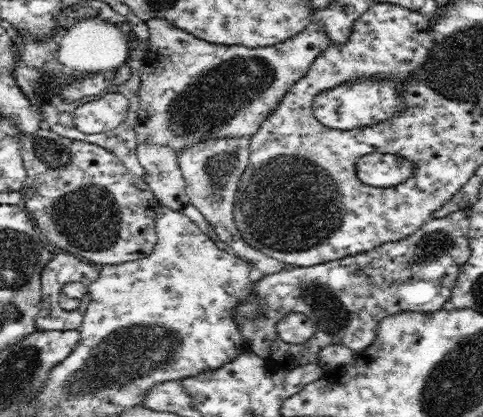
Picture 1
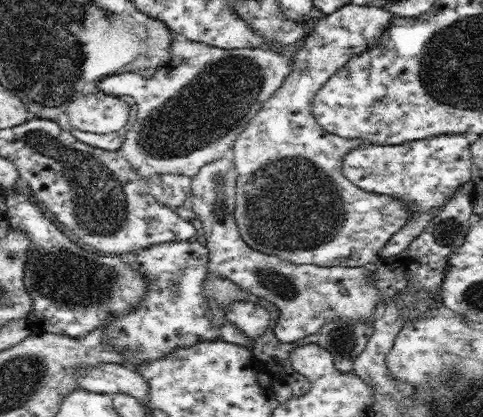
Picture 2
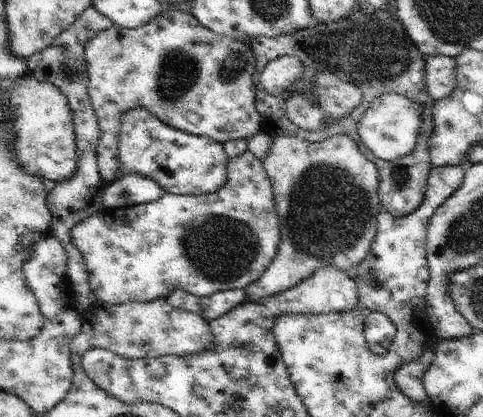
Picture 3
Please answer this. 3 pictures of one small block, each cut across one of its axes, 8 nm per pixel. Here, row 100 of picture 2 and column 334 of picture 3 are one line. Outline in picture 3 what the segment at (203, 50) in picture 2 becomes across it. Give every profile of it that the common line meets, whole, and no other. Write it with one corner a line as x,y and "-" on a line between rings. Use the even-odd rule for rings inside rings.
343,134
331,136
323,142
311,144
305,142
303,138
293,138
293,136
271,136
273,146
263,160
263,168
267,170
267,176
273,186
273,200
277,208
277,218
279,218
279,232
281,232
281,242
277,248
277,254
271,262
271,266
263,272
263,276
243,288
245,290
245,302
259,302
267,300
269,296
287,292
313,276
315,270
333,266
339,270
349,270
351,266
359,266
361,260
367,258
367,252
375,240
377,234
377,216
383,210
379,202
379,170
377,166
367,160
367,156
357,148
357,144

